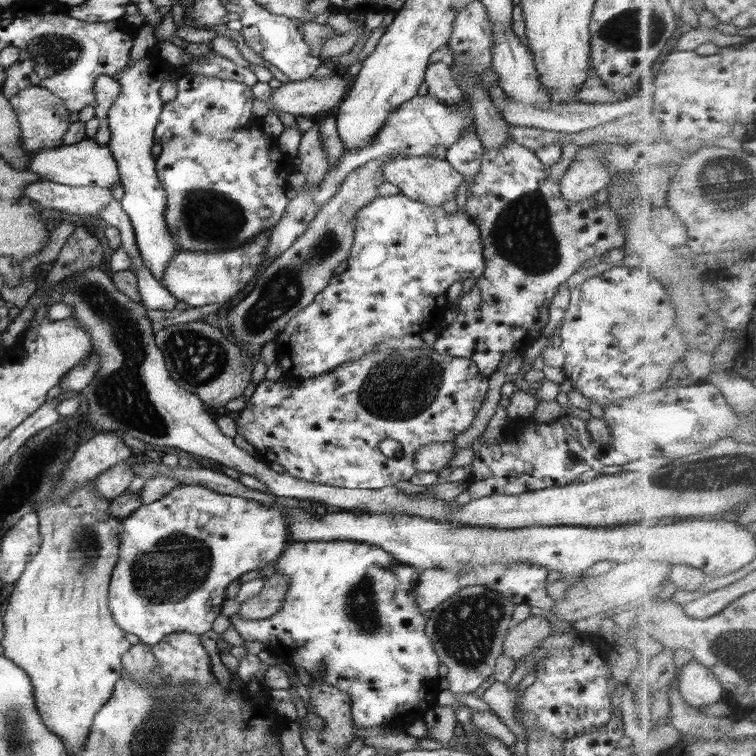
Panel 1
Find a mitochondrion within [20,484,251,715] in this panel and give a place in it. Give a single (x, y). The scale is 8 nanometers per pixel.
(178, 566)

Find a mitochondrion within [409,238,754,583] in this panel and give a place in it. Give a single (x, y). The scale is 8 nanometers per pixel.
(709, 473)

